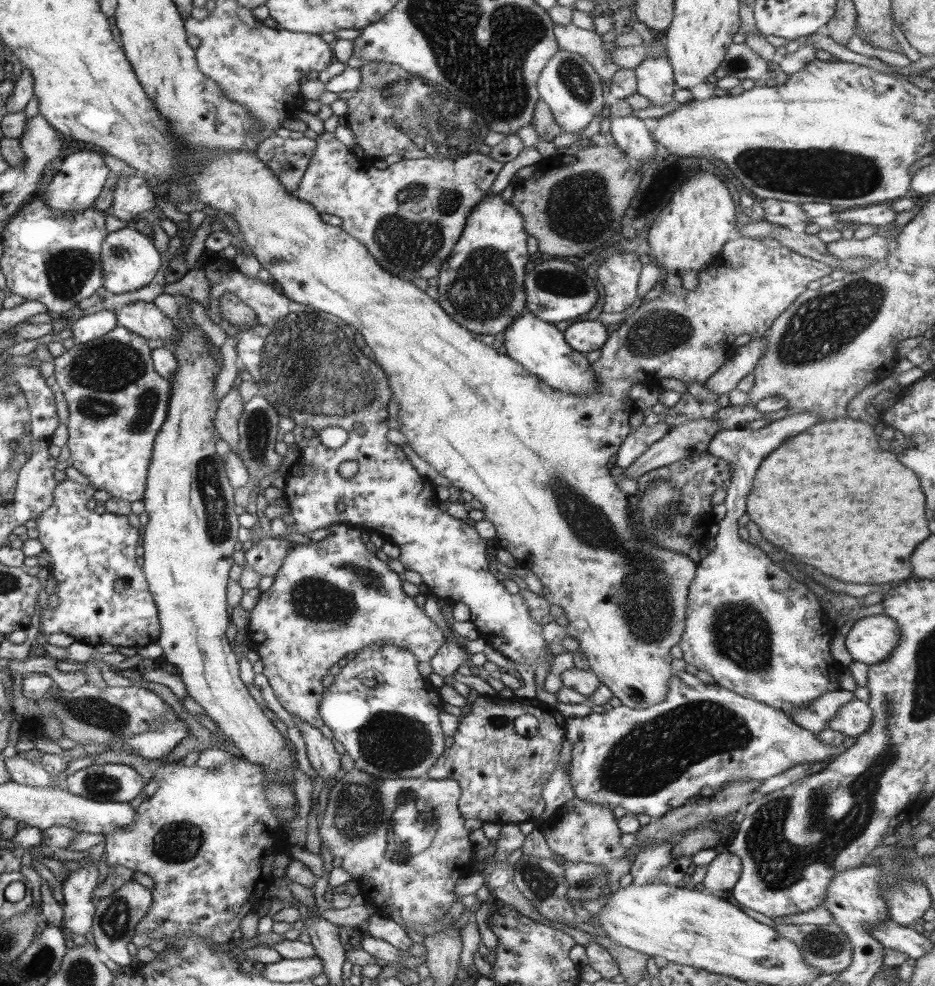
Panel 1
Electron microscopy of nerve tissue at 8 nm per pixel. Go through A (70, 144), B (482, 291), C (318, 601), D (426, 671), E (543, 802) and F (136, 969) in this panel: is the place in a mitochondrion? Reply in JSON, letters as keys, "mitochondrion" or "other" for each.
{"A":"other","B":"mitochondrion","C":"mitochondrion","D":"other","E":"other","F":"other"}

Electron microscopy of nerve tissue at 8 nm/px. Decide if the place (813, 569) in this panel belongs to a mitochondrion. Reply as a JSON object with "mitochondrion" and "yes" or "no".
{"mitochondrion":"no"}

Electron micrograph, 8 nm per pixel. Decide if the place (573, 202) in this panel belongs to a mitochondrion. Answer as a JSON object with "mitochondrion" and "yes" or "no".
{"mitochondrion":"yes"}

